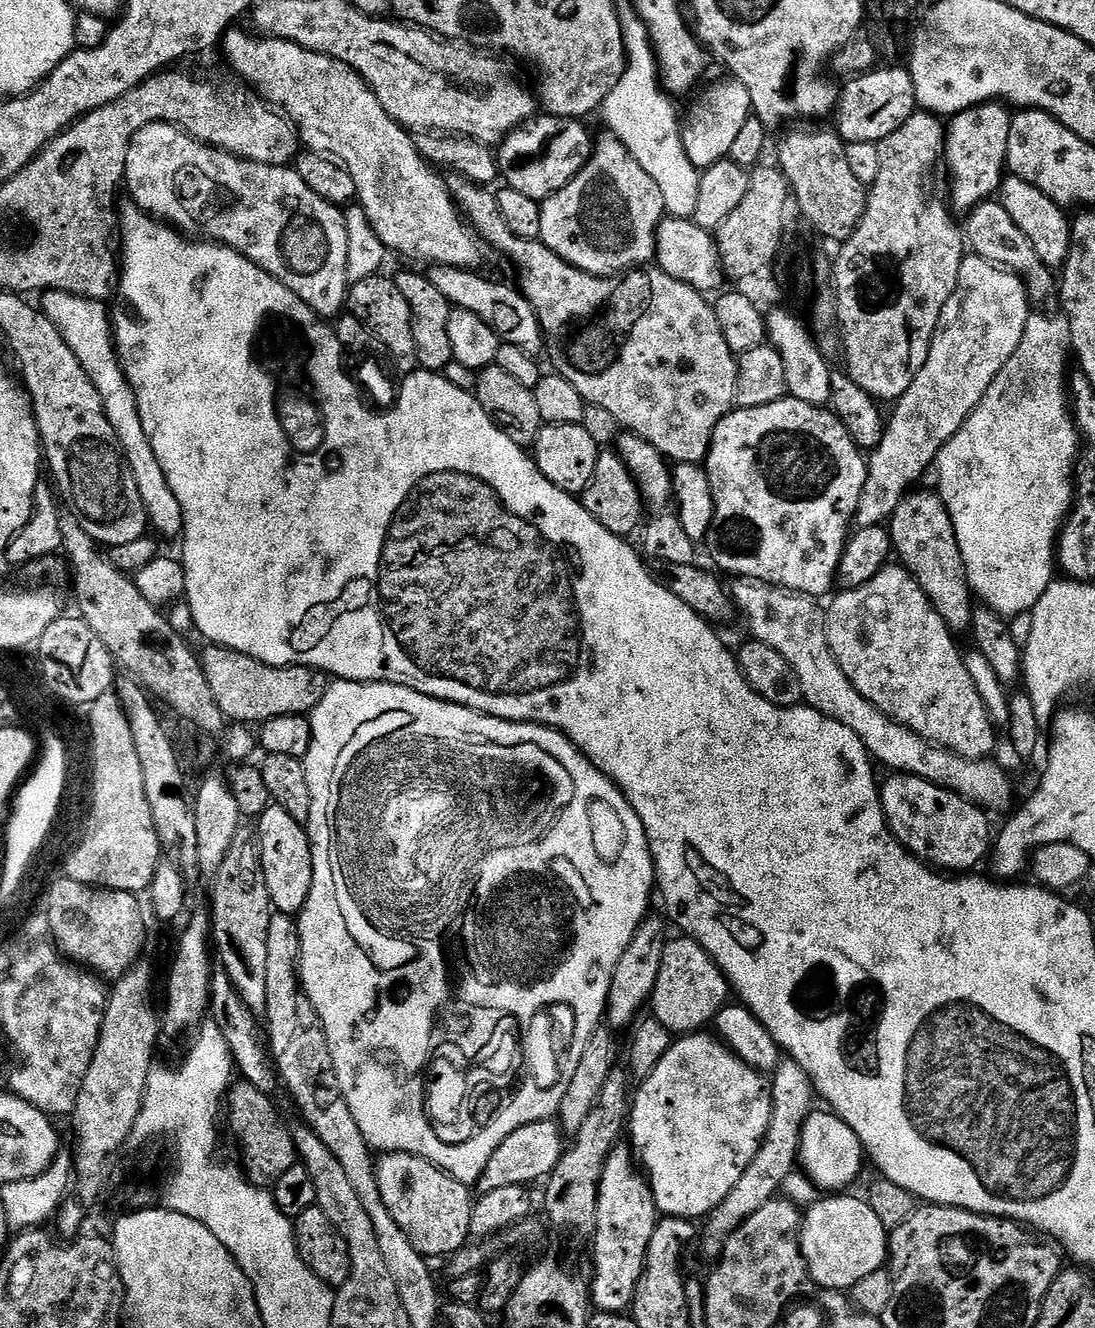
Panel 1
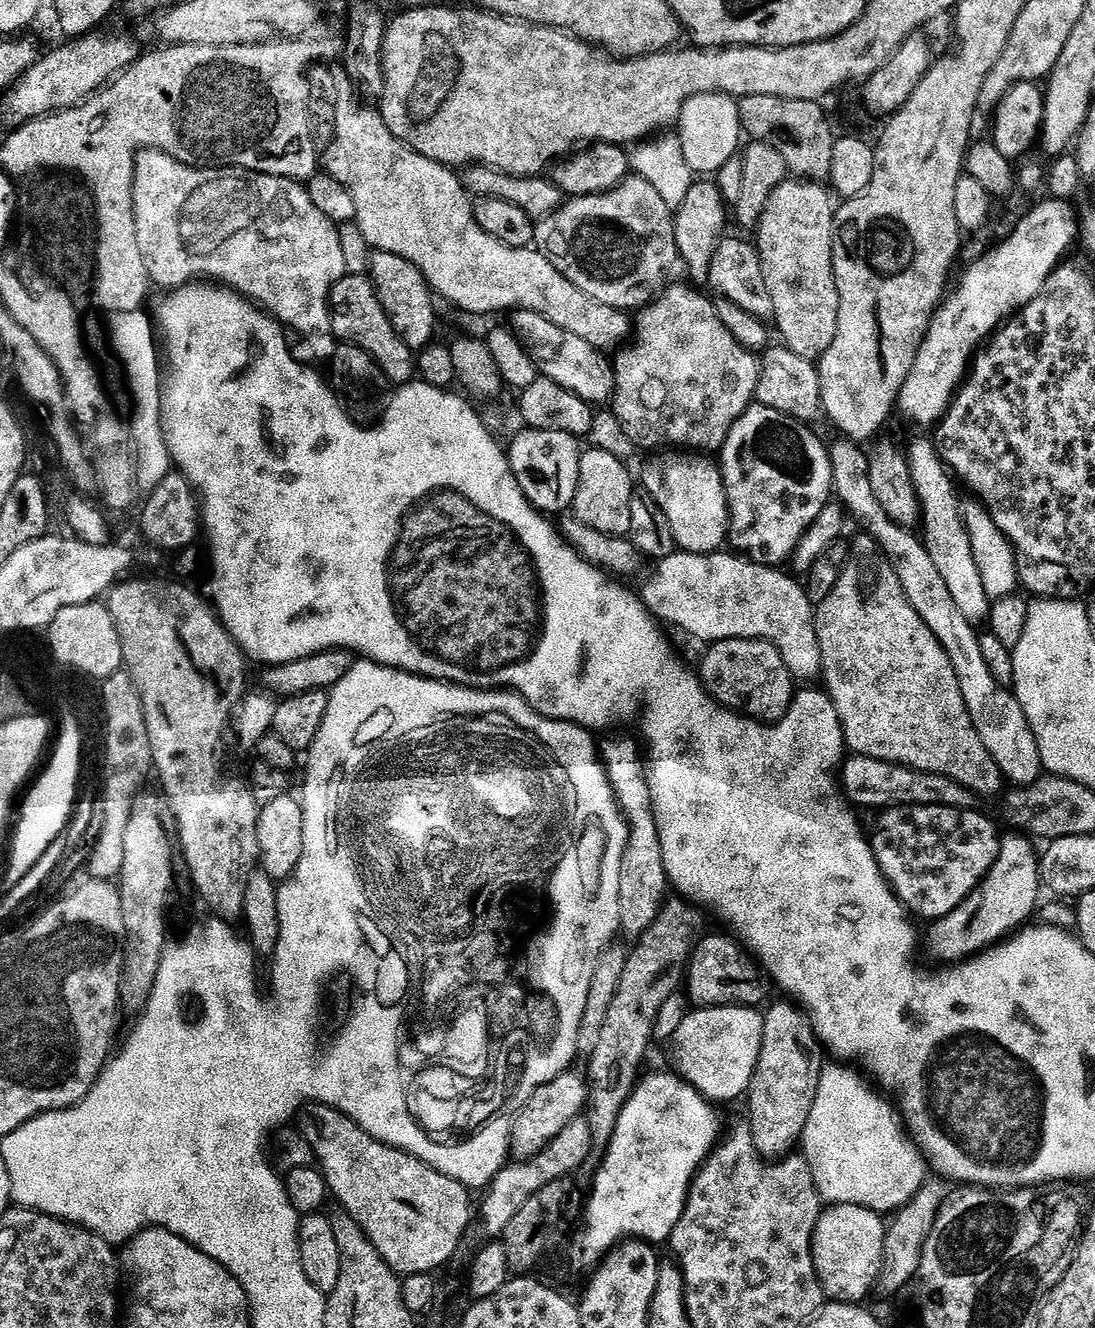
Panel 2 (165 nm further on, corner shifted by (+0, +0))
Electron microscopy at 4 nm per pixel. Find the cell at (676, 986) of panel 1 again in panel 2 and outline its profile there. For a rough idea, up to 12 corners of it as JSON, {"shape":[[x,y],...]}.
{"shape":[[731,935],[697,939],[686,965],[696,1008],[760,1006],[769,981]]}

